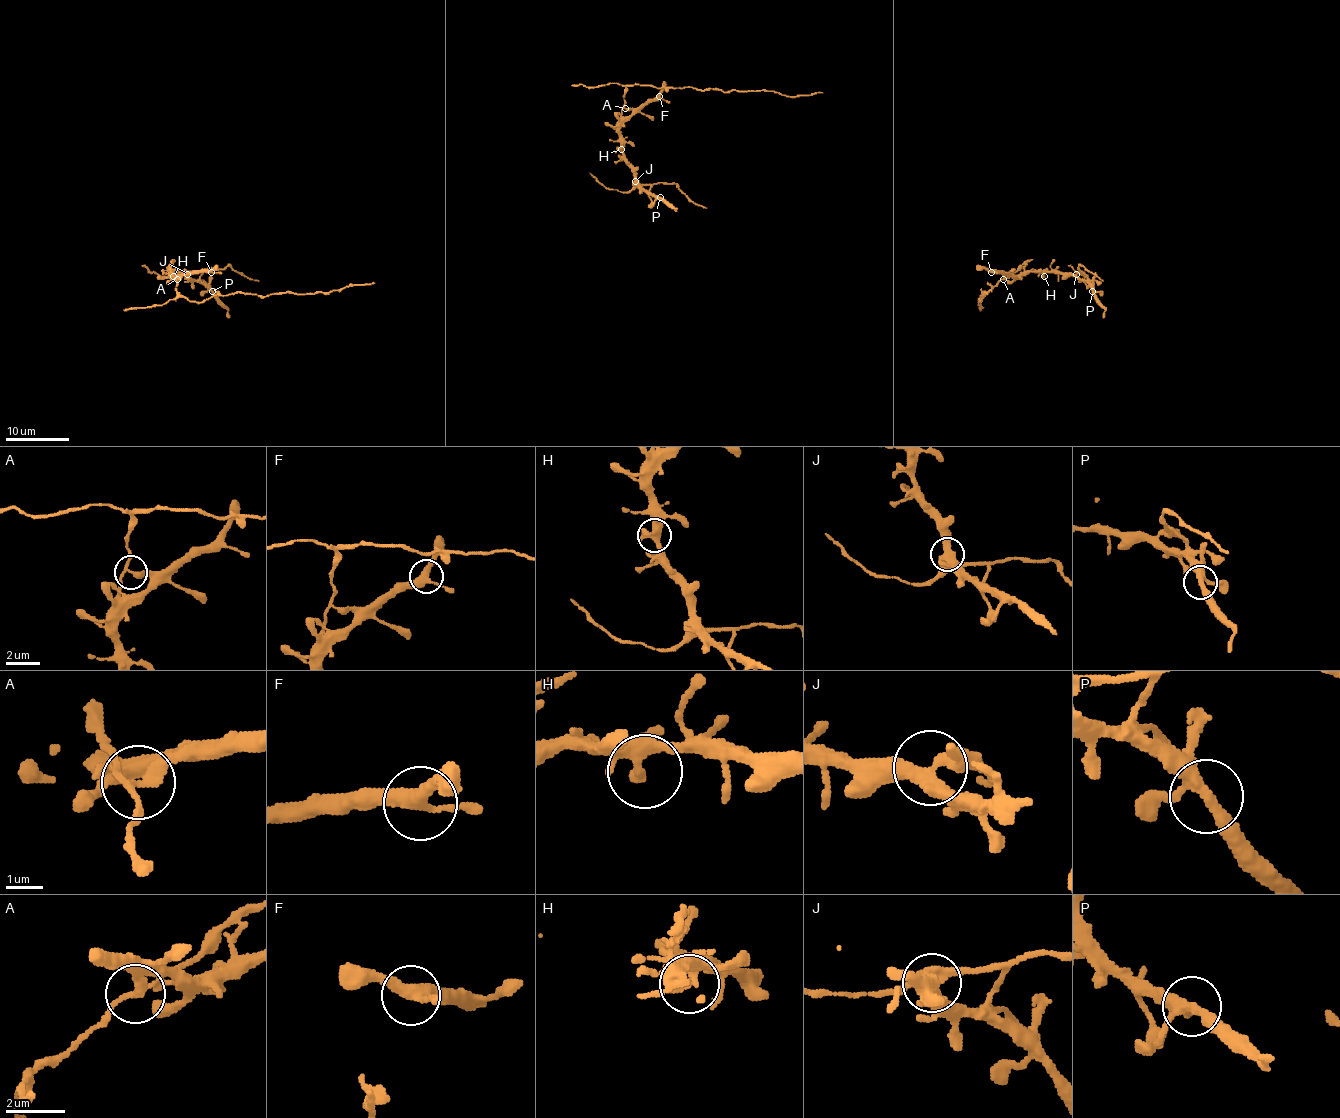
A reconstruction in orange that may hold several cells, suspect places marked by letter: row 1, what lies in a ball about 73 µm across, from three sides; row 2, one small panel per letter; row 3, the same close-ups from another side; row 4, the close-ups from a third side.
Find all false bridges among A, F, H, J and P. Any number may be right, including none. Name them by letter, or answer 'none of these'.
A, J

